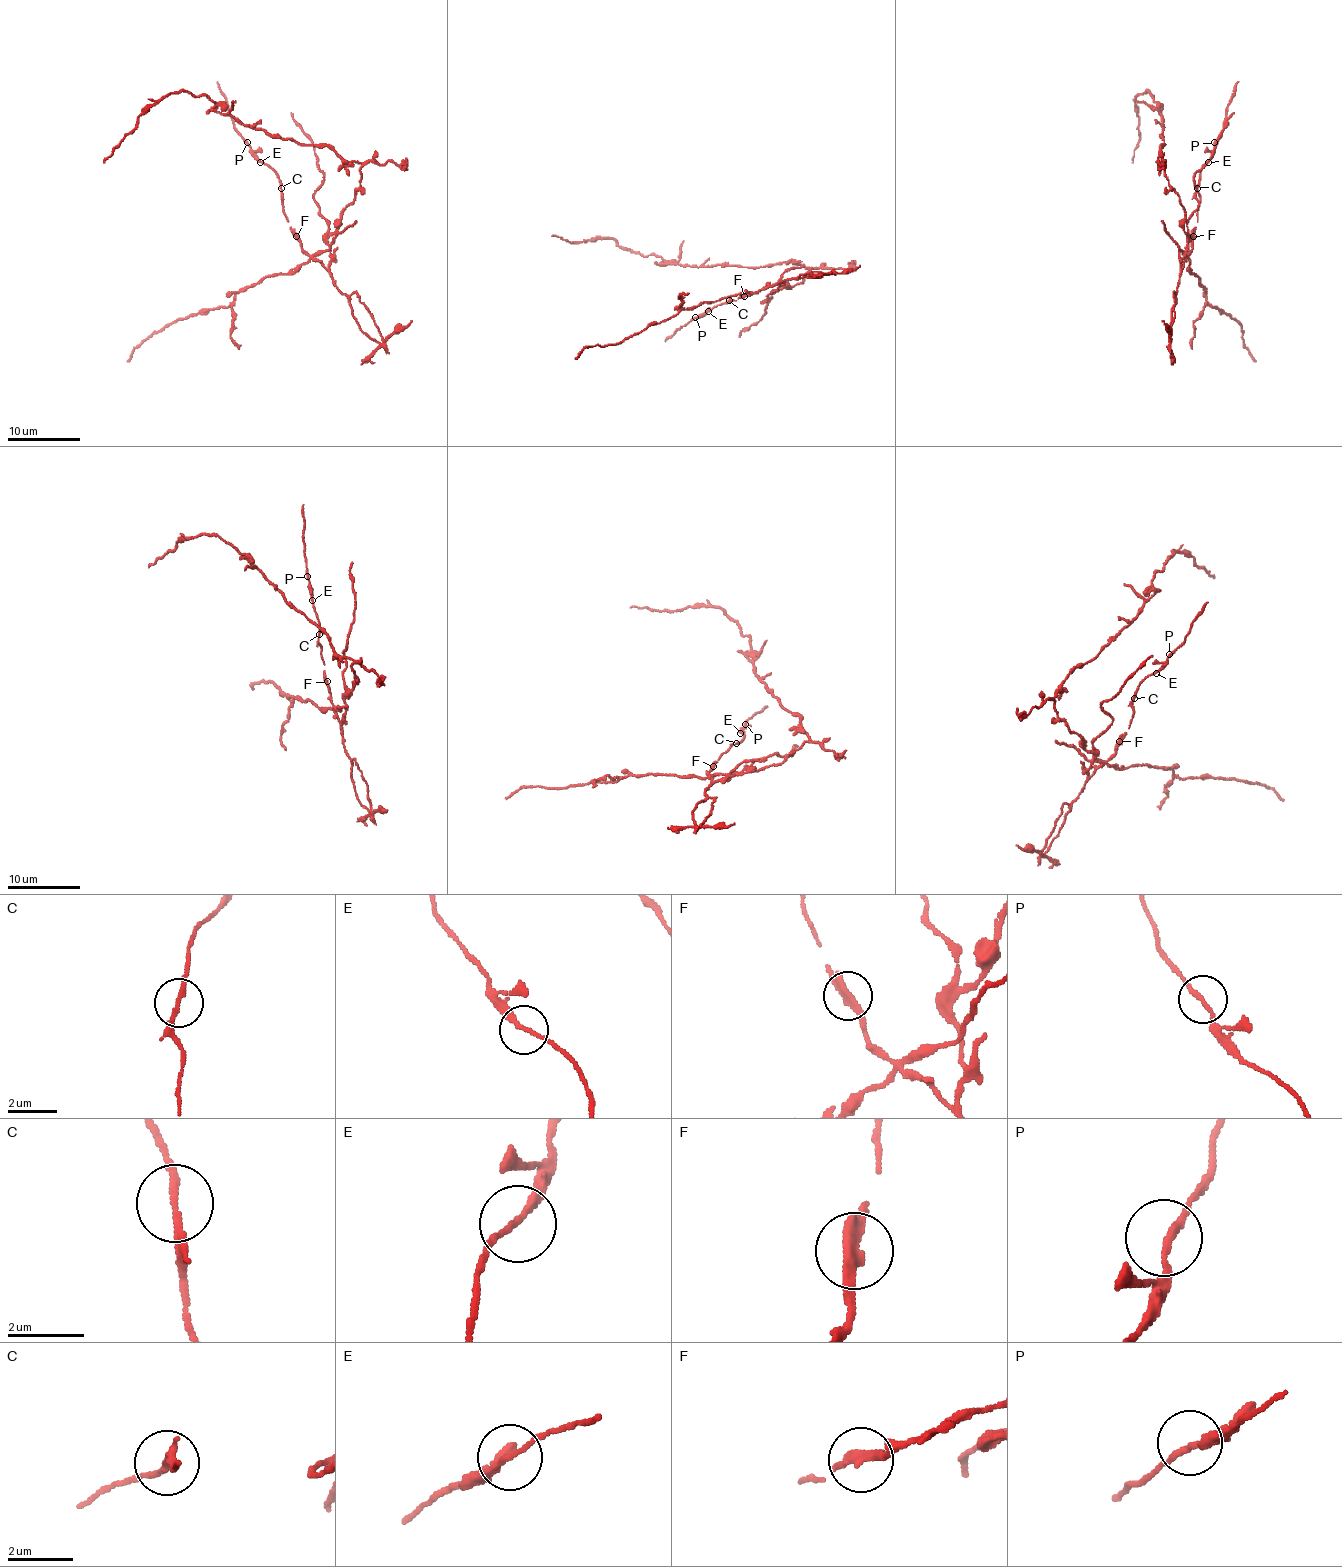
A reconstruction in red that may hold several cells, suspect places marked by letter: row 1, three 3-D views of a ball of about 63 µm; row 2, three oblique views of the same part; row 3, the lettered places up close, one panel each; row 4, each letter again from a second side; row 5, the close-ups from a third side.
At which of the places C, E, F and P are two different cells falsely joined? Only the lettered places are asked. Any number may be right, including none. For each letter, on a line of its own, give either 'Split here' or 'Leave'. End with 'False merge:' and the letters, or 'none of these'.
C: Leave
E: Leave
F: Split here
P: Leave
False merge: F

